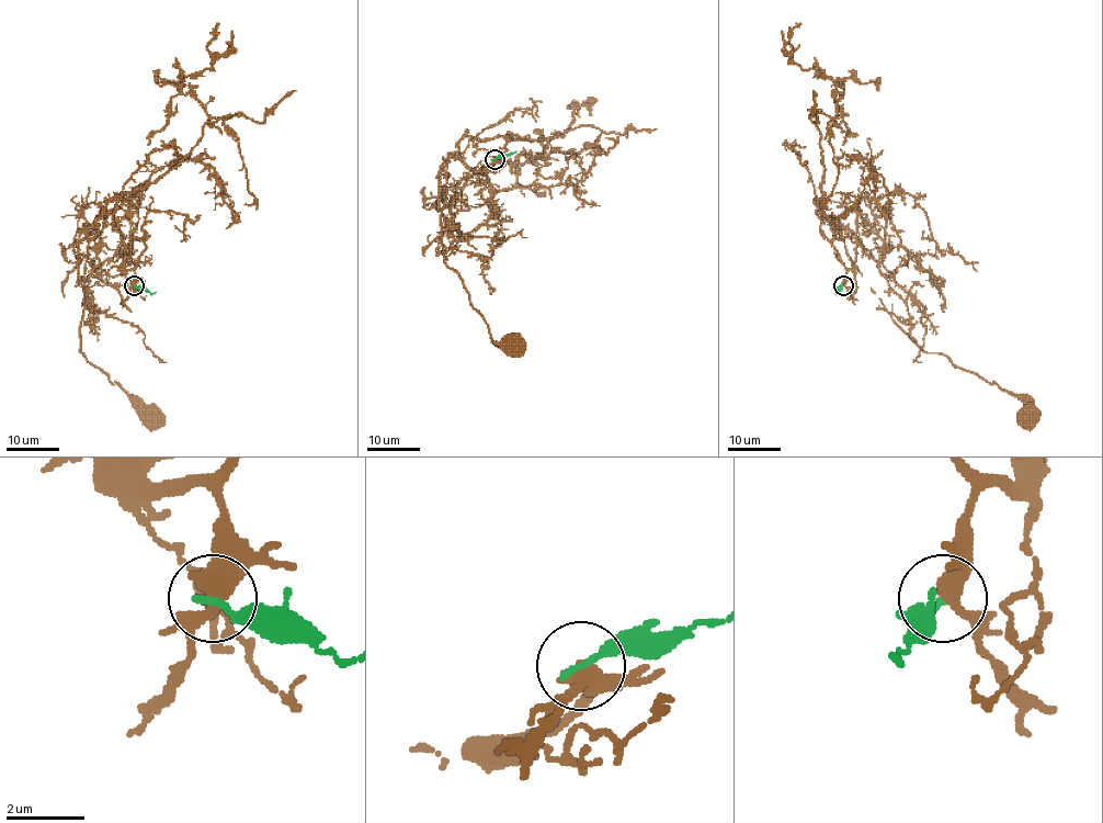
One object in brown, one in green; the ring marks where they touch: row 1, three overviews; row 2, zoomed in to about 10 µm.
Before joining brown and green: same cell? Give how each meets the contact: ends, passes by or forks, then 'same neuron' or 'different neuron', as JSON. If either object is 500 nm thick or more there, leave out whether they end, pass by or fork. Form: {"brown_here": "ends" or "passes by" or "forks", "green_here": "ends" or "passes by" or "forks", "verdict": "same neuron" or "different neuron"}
{"brown_here": "passes by", "green_here": "ends", "verdict": "different neuron"}

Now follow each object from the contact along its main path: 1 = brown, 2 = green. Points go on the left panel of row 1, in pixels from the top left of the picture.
1: (133, 285), (112, 213), (88, 285), (98, 316), (84, 312), (80, 351), (155, 414)
2: (133, 285), (156, 292)

